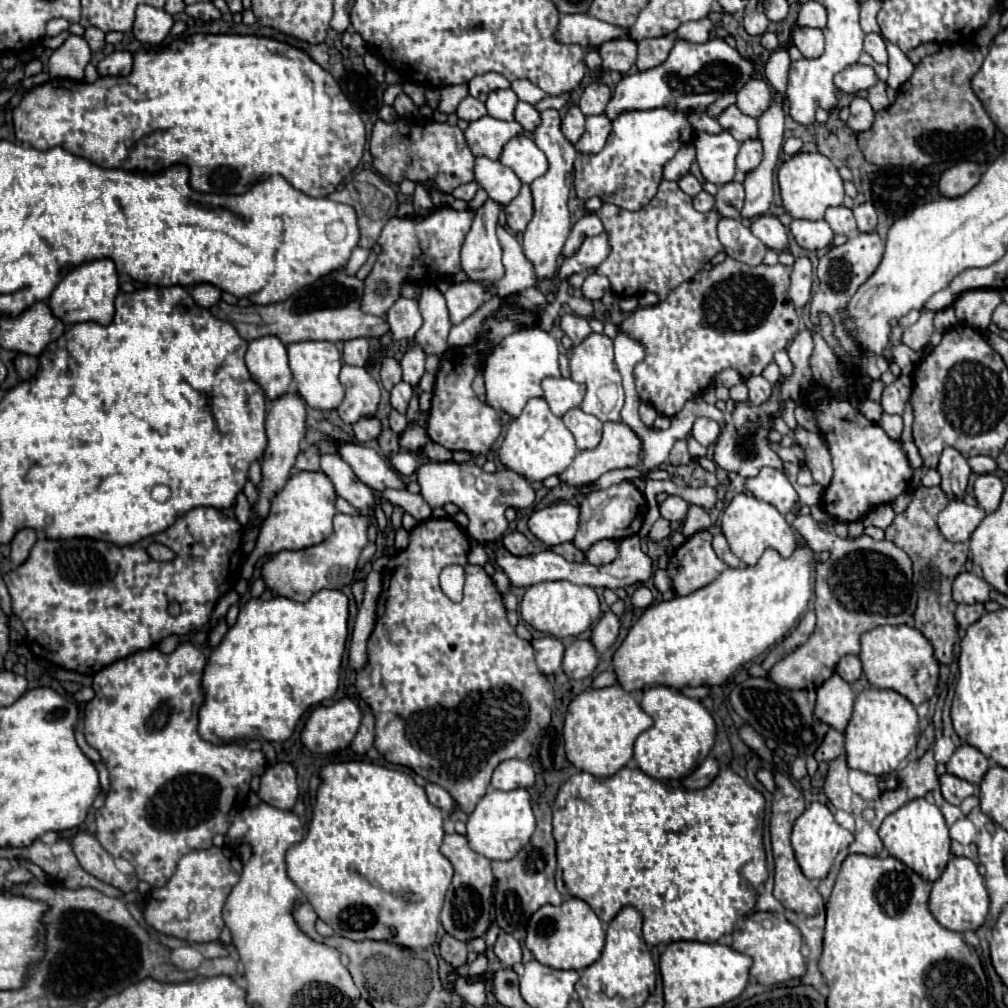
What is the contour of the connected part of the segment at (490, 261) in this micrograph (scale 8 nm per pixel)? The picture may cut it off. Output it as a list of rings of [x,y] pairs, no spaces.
[[[486,200],[486,204],[476,210],[476,218],[462,246],[462,270],[466,272],[466,278],[490,282],[490,286],[504,276],[502,248],[496,238],[498,214],[500,204]]]

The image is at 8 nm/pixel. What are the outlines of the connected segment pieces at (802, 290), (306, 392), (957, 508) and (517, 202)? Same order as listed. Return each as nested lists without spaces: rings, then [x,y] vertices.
[[[796,258],[790,282],[790,300],[796,308],[802,308],[810,300],[812,288],[812,264],[808,258]]]
[[[294,342],[288,344],[288,358],[290,358],[290,370],[294,374],[294,382],[298,388],[298,394],[304,398],[304,402],[314,410],[334,410],[340,406],[344,398],[344,388],[338,380],[340,372],[340,352],[332,342]]]
[[[952,500],[938,514],[938,528],[950,542],[966,542],[982,518],[984,518],[982,508],[968,506],[962,500]]]
[[[522,184],[520,194],[504,208],[506,216],[508,216],[508,226],[514,232],[524,232],[524,228],[528,226],[528,222],[534,216],[534,208],[532,208],[532,194],[528,184]]]

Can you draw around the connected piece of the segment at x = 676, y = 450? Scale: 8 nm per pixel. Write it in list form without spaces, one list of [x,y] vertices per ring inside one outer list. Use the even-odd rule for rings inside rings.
[[[678,440],[670,452],[670,464],[688,464],[690,454],[686,450],[686,440]]]

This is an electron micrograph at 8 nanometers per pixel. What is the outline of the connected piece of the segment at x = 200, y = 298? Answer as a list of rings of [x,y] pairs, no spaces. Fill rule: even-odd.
[[[198,284],[192,290],[192,298],[194,298],[194,302],[198,302],[198,306],[210,308],[220,300],[220,290],[212,284]]]

